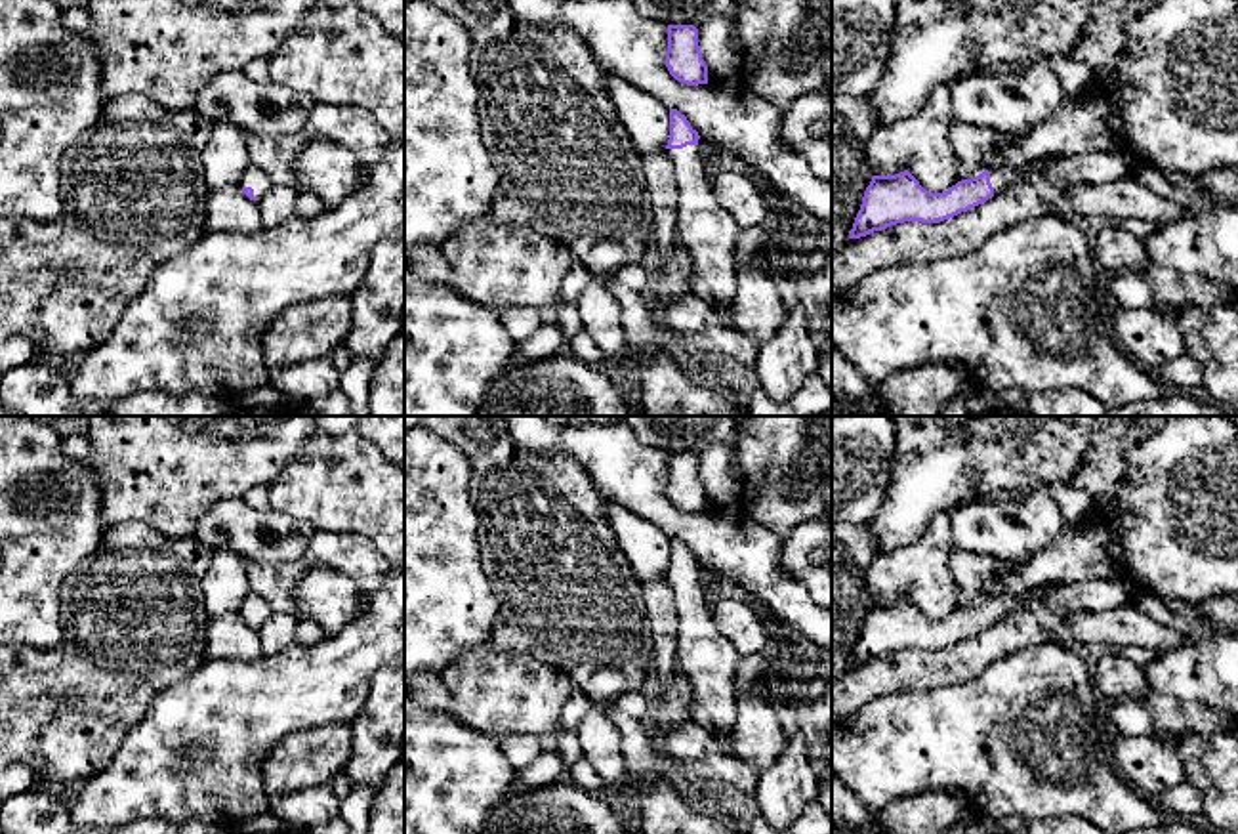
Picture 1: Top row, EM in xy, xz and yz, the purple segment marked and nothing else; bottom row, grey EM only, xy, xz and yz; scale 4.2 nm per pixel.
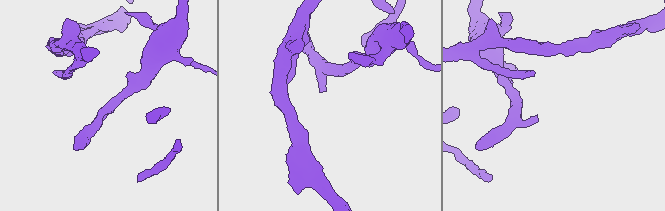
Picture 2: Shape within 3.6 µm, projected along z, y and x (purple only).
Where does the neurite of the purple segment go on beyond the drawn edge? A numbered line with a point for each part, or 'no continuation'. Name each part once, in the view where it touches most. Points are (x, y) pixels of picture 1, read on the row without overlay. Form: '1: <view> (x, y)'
1: xz (708, 659)

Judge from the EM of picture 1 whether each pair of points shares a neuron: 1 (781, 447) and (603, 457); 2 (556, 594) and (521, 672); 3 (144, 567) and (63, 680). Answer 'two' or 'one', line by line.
1: two
2: two
3: one

